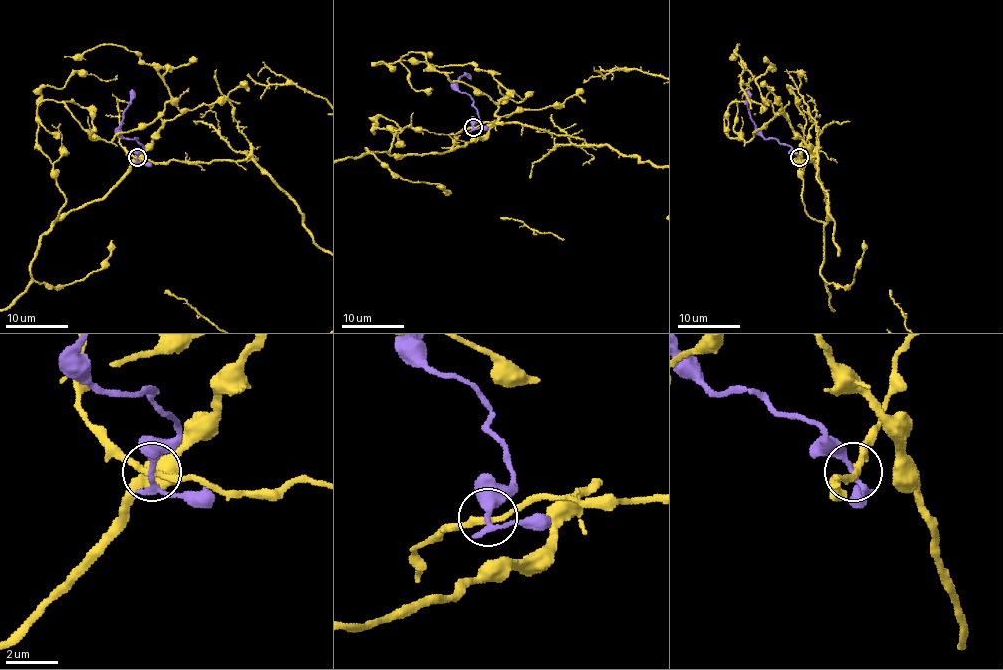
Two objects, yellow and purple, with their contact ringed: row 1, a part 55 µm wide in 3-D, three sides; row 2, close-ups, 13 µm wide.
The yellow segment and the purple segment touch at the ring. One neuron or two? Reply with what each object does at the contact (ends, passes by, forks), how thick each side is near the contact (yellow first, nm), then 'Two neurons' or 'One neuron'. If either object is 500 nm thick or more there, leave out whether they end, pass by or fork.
At the ring yellow forks. At the ring purple forks. Thickness 180 nm (yellow) against 200 nm. Two neurons

